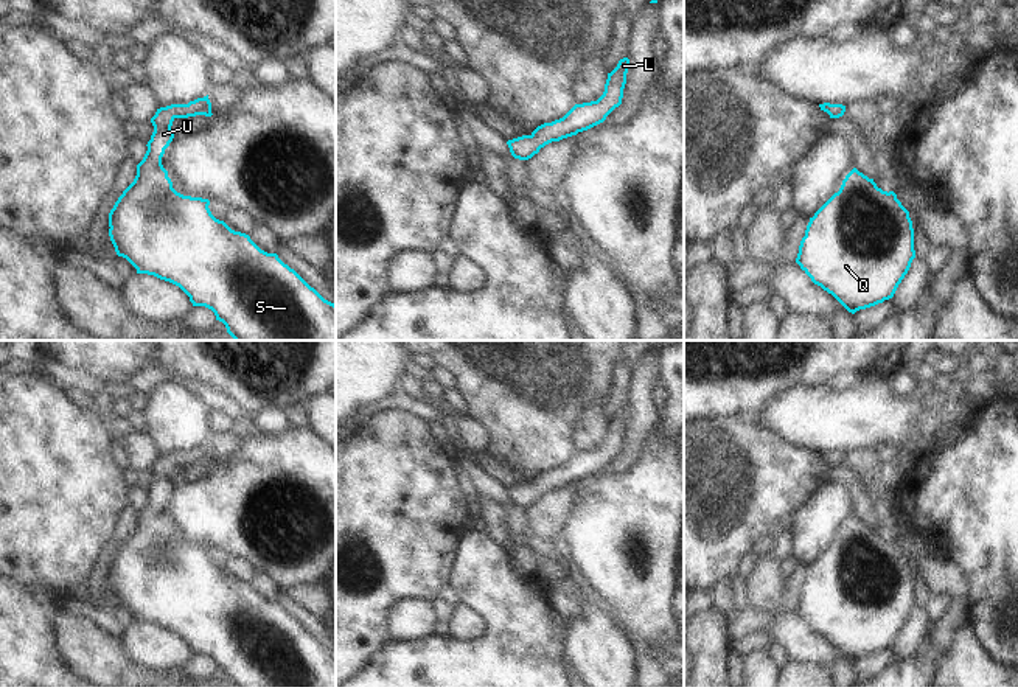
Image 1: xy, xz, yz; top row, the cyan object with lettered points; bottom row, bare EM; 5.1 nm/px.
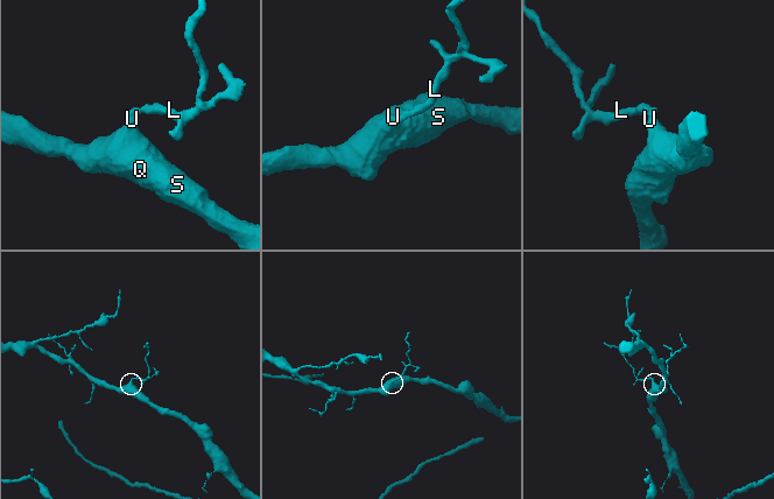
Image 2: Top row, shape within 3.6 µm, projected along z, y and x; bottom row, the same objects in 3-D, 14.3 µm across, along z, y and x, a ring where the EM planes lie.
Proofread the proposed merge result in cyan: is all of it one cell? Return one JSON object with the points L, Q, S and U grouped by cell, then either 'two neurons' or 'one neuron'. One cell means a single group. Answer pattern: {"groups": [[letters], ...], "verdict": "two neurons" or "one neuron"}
{"groups": [["L", "Q", "S", "U"]], "verdict": "one neuron"}

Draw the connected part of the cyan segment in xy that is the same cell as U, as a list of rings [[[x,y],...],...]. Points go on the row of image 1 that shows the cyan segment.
[[[208,95],[188,104],[160,107],[151,118],[154,132],[143,160],[137,165],[137,176],[109,213],[109,236],[117,255],[126,258],[137,274],[154,275],[179,286],[193,306],[211,309],[235,340],[336,340],[334,303],[325,300],[277,253],[261,250],[249,235],[235,232],[224,221],[216,219],[208,208],[208,199],[183,196],[173,188],[168,171],[162,165],[165,149],[174,138],[171,126],[176,118],[196,115],[213,115]]]

